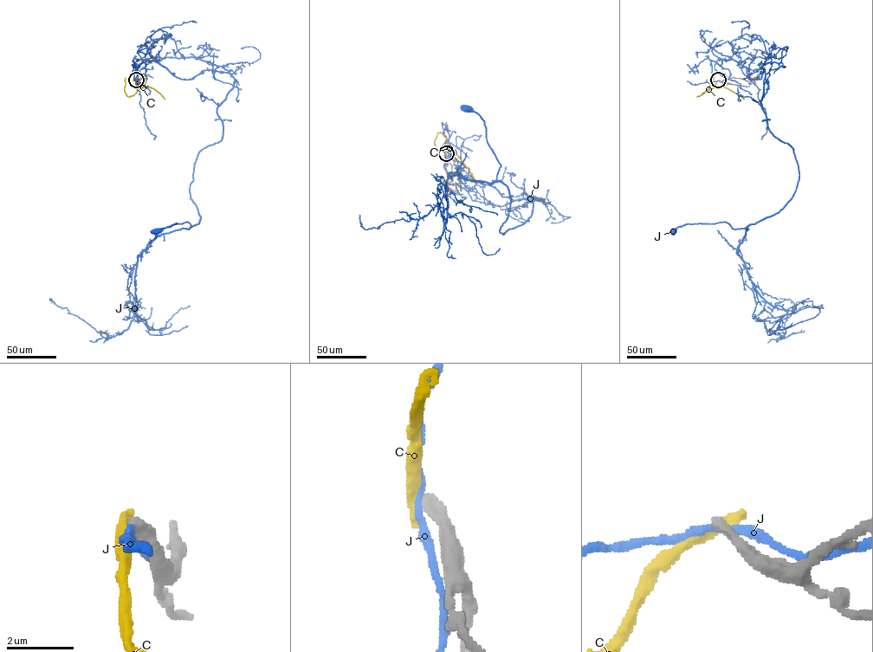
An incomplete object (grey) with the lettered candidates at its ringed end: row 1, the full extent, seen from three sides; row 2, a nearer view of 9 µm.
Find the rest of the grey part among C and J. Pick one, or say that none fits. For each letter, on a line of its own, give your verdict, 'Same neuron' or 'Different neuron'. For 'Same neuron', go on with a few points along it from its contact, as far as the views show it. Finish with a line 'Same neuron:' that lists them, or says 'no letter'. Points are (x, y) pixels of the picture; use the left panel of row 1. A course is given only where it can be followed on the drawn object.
C: Different neuron
J: Different neuron
Same neuron: no letter

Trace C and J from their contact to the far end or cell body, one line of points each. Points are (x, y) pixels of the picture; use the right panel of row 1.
C: (718, 80), (713, 88), (697, 96), (706, 91), (714, 78)
J: (718, 80), (723, 59), (751, 79), (764, 70), (768, 129), (792, 148), (798, 180), (745, 229), (674, 230)

